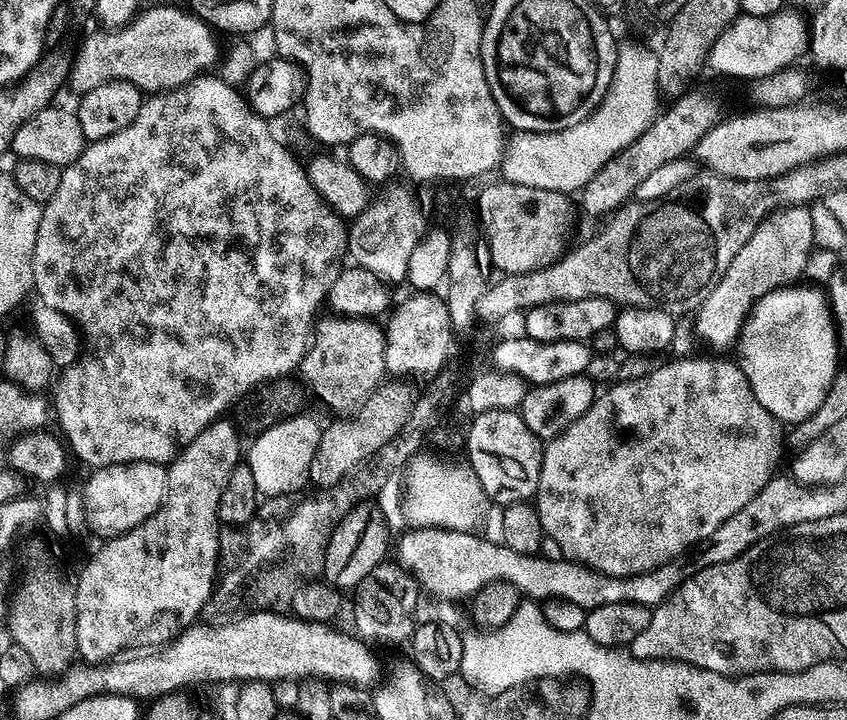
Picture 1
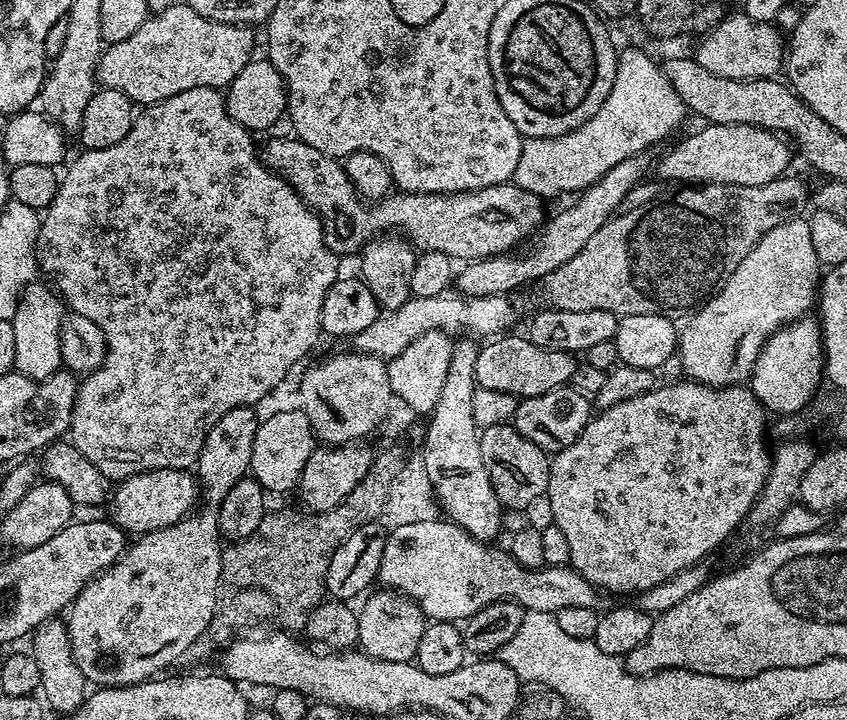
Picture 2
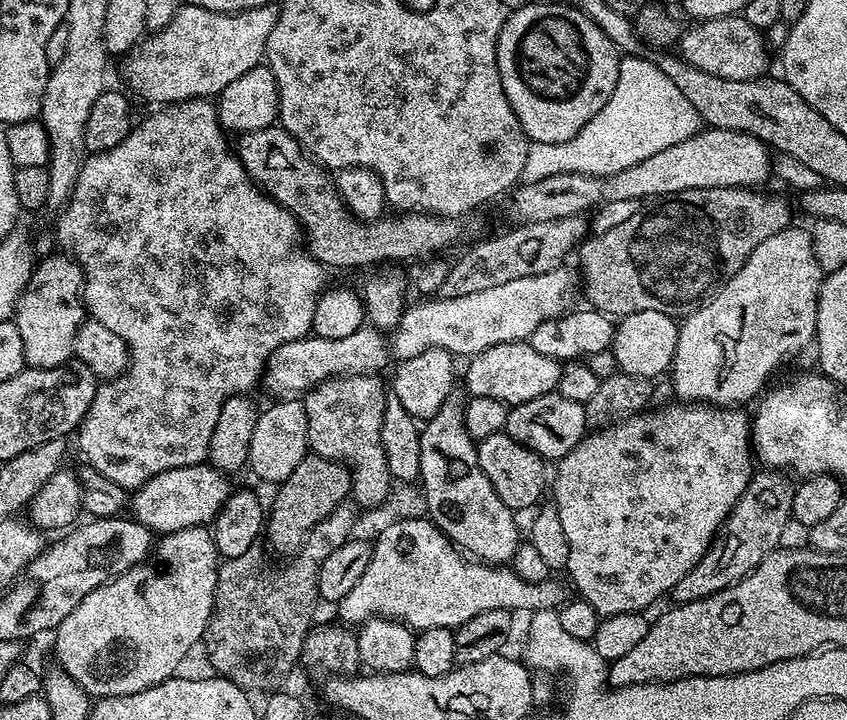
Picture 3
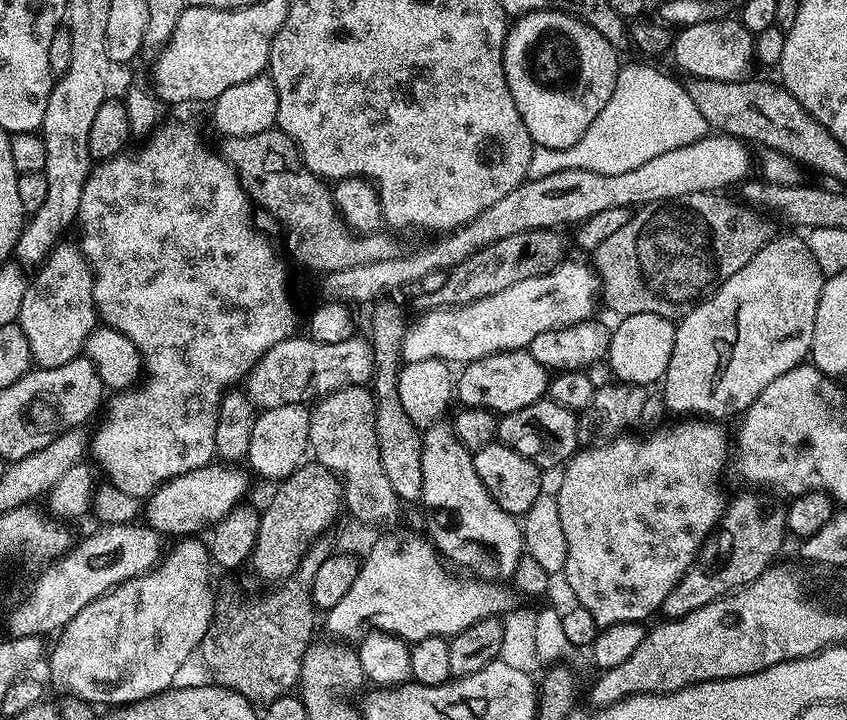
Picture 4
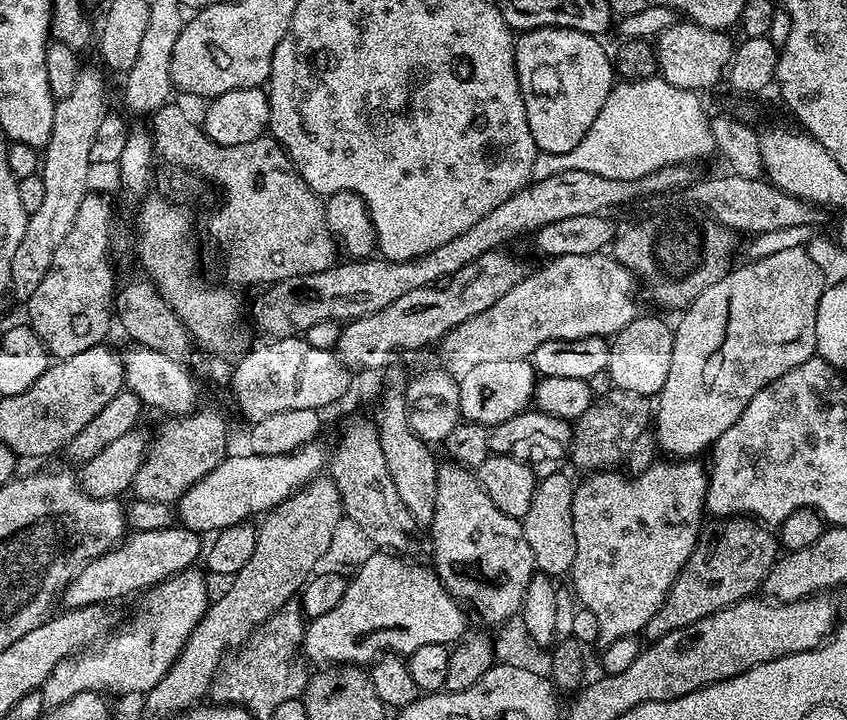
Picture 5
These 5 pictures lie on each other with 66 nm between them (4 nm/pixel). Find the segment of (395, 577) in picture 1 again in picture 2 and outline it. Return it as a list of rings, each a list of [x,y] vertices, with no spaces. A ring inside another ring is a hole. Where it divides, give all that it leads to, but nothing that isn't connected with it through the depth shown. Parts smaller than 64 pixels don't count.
[[[381,587],[379,591],[373,591],[371,594],[365,595],[362,600],[364,605],[358,608],[359,647],[367,656],[372,656],[375,660],[385,660],[386,662],[415,661],[418,642],[422,642],[422,634],[426,627],[424,611],[410,597],[404,596],[400,592],[394,592],[392,589],[385,587]]]

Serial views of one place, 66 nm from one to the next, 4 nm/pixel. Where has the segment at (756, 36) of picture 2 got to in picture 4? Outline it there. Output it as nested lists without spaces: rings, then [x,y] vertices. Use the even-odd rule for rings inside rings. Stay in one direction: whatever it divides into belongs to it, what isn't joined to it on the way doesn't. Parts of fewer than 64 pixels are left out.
[[[736,18],[698,22],[675,33],[670,56],[676,59],[677,66],[688,75],[688,78],[738,80],[747,73],[744,71],[747,70],[748,63],[753,63],[753,39],[753,33],[744,29]]]

